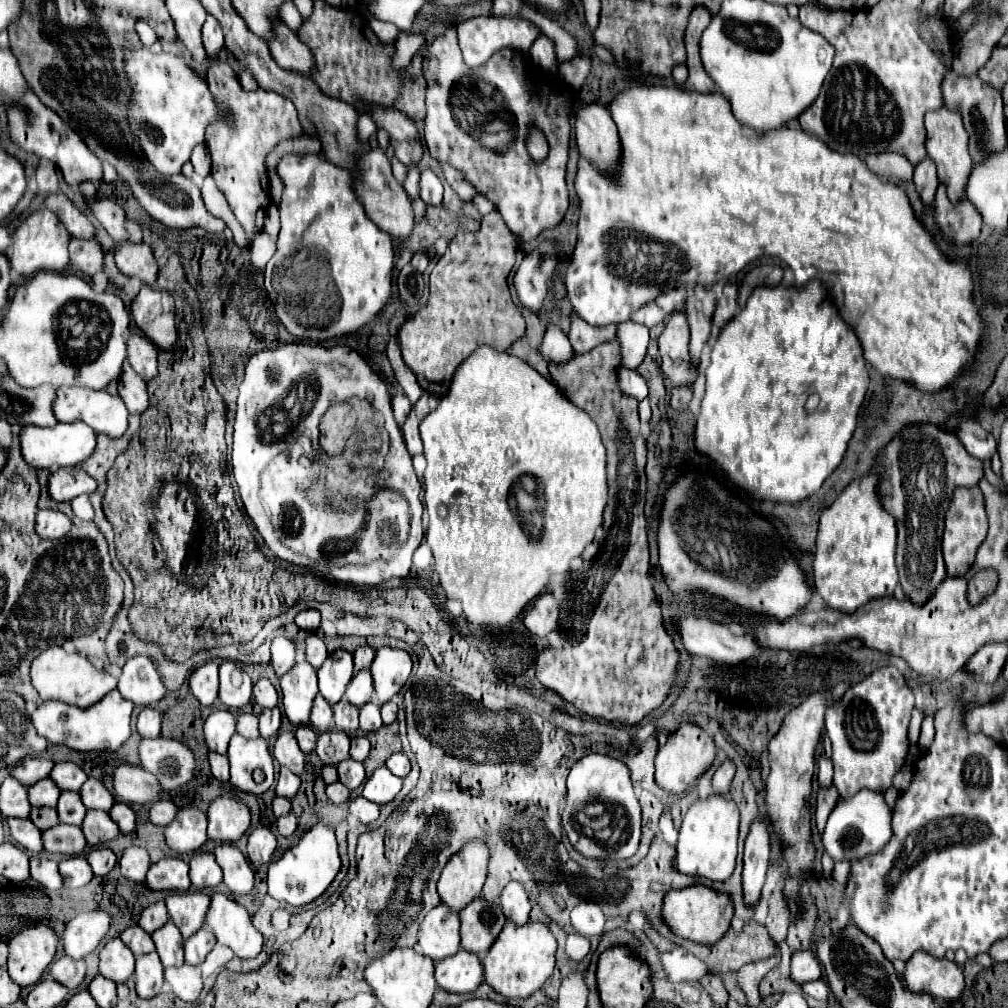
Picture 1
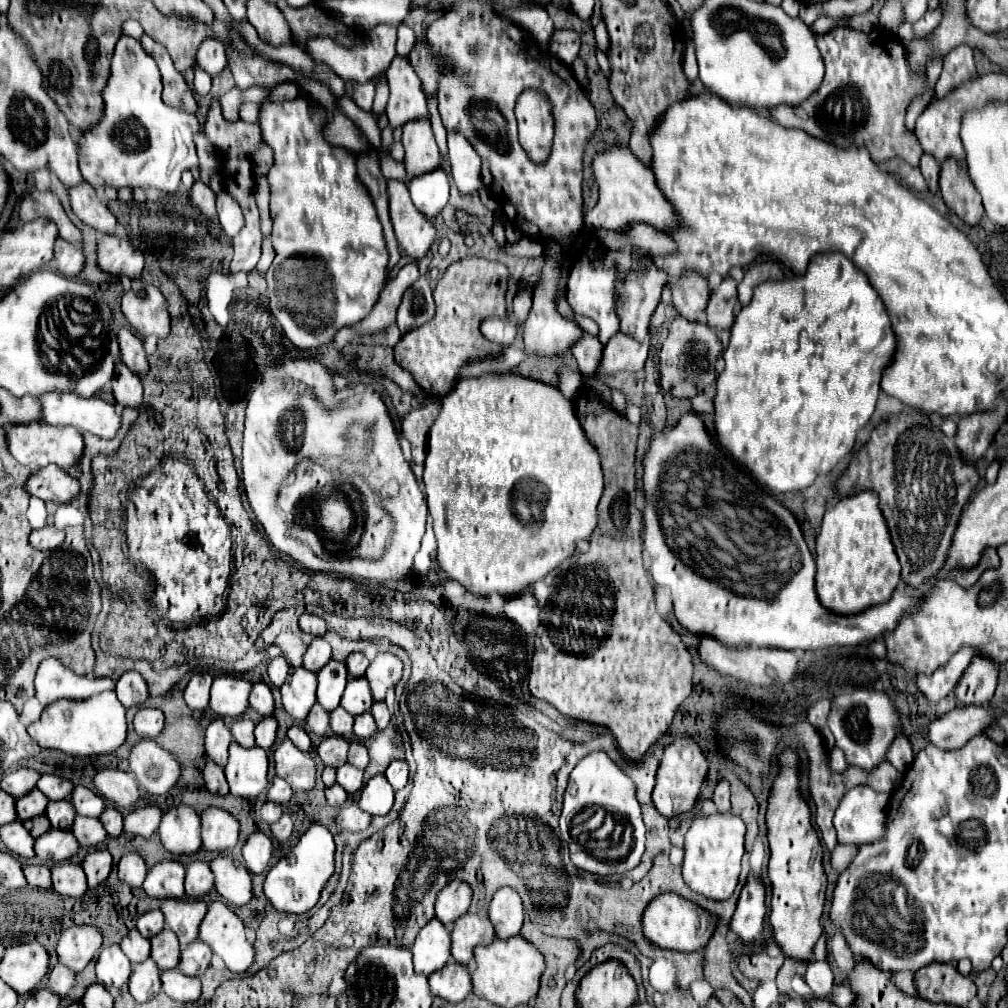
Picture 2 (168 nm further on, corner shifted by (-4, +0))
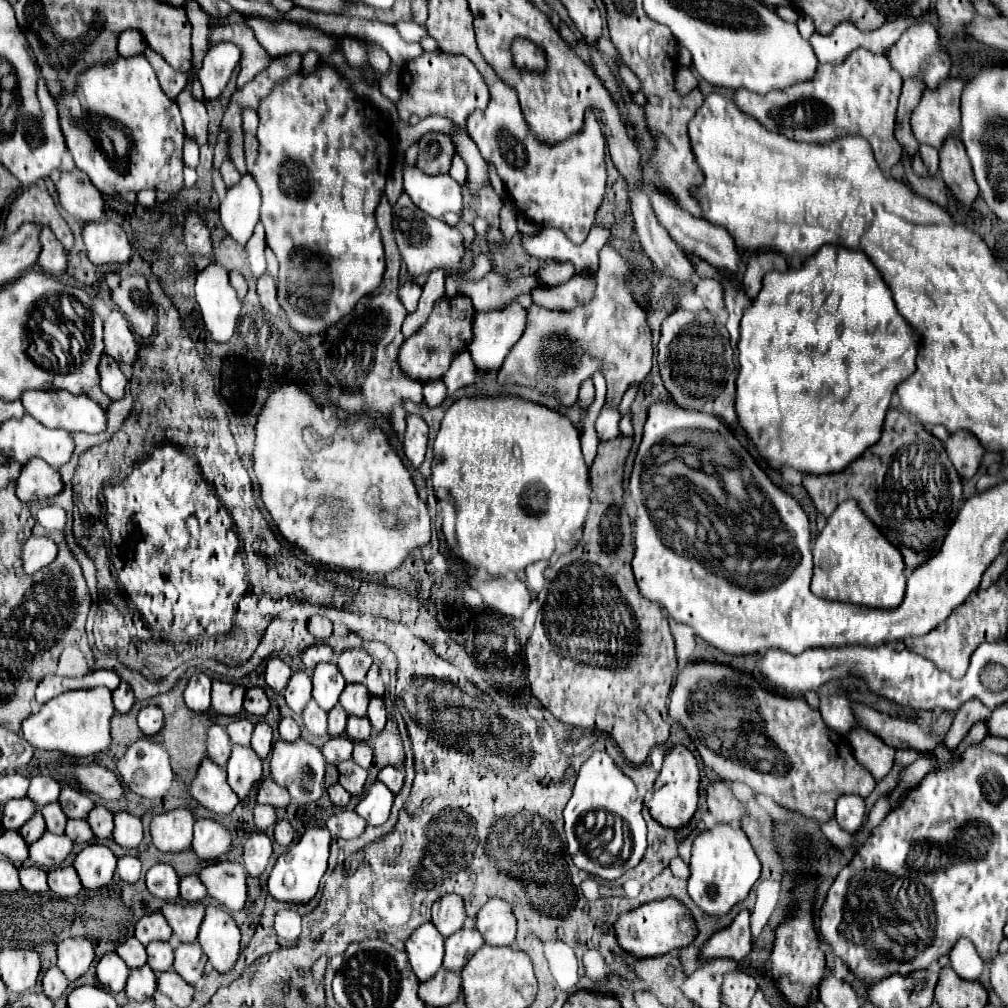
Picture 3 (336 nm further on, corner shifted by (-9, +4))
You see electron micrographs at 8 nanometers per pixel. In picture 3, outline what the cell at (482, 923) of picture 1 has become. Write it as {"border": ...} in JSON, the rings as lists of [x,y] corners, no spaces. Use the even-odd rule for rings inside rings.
{"border":[[[458,930],[456,934],[448,936],[444,942],[444,962],[442,966],[454,974],[462,972],[462,966],[470,960],[470,956],[482,948],[484,940],[476,930]]]}

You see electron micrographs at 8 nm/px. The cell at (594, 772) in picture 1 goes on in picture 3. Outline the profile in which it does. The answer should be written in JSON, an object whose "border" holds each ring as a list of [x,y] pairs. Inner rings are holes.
{"border":[[[594,752],[582,764],[576,778],[574,794],[564,808],[564,820],[566,820],[564,832],[568,840],[568,854],[572,856],[572,862],[576,864],[576,868],[602,880],[620,878],[624,872],[638,866],[646,852],[646,822],[642,818],[642,798],[634,782],[612,762],[612,758],[606,752]]]}

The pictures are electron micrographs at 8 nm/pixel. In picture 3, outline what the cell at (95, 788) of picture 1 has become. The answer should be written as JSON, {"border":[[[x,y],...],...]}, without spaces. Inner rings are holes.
{"border":[[[72,786],[62,788],[58,804],[62,806],[66,818],[86,818],[88,812],[94,808],[94,802],[86,794],[78,792]]]}

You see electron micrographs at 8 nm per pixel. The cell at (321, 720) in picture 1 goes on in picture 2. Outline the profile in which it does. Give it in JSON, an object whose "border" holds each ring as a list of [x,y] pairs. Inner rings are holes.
{"border":[[[315,704],[307,716],[307,726],[311,732],[317,736],[327,736],[329,734],[329,714],[321,704]]]}

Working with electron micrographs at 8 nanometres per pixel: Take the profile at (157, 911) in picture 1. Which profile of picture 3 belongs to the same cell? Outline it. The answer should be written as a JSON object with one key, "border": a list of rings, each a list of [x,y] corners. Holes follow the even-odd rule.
{"border":[[[152,912],[144,918],[138,920],[136,924],[136,932],[134,936],[144,944],[148,946],[150,942],[168,942],[170,940],[170,926],[166,922],[166,918],[160,914],[160,912]]]}

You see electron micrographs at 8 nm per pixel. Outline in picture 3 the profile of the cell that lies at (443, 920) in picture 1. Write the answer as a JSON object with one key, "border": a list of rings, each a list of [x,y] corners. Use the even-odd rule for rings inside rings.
{"border":[[[426,922],[420,928],[416,928],[404,942],[404,952],[416,978],[420,982],[426,982],[434,972],[442,968],[444,938],[432,922]]]}

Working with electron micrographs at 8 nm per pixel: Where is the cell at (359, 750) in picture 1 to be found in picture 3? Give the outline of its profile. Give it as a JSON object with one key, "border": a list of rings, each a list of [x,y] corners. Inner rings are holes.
{"border":[[[356,742],[356,744],[354,744],[352,760],[354,760],[356,764],[360,764],[362,768],[370,768],[370,764],[372,764],[372,750],[370,750],[370,746],[364,744],[364,742]]]}

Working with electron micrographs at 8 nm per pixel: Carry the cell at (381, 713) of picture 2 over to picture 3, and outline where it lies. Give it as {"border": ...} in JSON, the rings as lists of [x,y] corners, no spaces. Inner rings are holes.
{"border":[[[370,698],[370,704],[368,704],[368,720],[374,728],[374,732],[380,732],[386,724],[386,708],[384,708],[384,700],[382,698]]]}

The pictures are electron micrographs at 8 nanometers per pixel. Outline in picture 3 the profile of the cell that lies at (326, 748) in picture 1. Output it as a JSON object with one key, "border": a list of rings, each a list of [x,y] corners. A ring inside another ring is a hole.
{"border":[[[338,736],[338,738],[330,738],[328,742],[324,742],[322,754],[328,764],[340,764],[352,758],[352,748],[354,748],[352,740],[348,740],[346,736]]]}

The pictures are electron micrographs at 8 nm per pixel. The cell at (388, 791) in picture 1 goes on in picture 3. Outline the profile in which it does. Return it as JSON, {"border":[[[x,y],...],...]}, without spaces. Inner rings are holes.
{"border":[[[374,782],[370,786],[370,790],[360,798],[360,802],[358,802],[358,806],[354,810],[370,826],[382,826],[390,816],[392,798],[394,798],[392,792],[382,782]]]}

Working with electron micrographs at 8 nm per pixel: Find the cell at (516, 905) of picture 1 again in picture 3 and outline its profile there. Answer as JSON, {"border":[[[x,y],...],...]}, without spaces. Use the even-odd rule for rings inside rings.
{"border":[[[492,898],[476,914],[474,926],[488,946],[512,946],[516,938],[516,920],[512,914],[512,904]]]}

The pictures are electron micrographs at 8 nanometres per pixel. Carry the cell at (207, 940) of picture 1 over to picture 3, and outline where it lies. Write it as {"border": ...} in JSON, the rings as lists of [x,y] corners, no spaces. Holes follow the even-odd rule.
{"border":[[[192,942],[192,944],[176,944],[172,968],[188,984],[194,984],[202,976],[206,962],[208,962],[208,958],[202,952],[202,948],[198,946],[198,942]]]}

